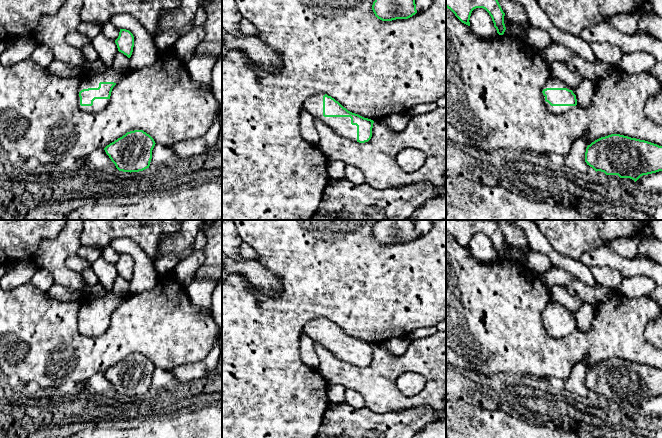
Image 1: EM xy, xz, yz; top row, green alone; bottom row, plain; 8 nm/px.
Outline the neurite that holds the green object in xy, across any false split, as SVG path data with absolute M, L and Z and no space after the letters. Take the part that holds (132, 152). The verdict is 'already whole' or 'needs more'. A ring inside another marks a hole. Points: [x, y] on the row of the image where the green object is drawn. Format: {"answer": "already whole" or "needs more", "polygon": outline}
{"answer": "already whole", "polygon": "M143 130L127 132L104 150L119 171L139 172L150 166L154 139Z"}

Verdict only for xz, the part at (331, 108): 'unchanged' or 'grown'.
grown

